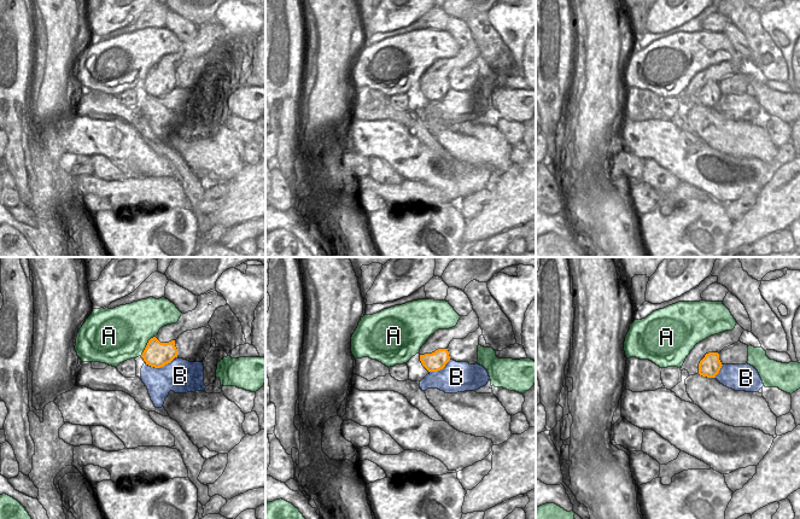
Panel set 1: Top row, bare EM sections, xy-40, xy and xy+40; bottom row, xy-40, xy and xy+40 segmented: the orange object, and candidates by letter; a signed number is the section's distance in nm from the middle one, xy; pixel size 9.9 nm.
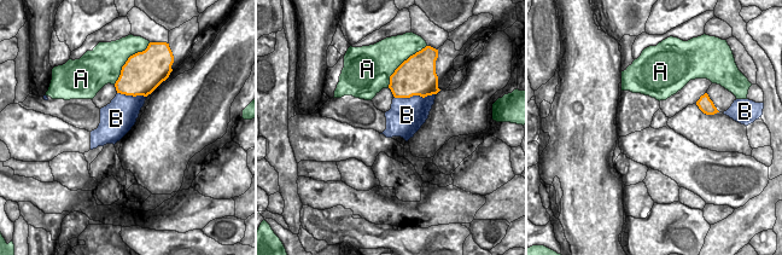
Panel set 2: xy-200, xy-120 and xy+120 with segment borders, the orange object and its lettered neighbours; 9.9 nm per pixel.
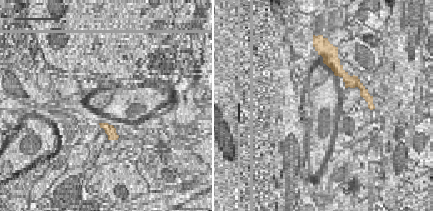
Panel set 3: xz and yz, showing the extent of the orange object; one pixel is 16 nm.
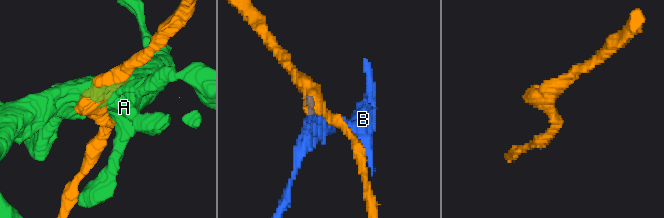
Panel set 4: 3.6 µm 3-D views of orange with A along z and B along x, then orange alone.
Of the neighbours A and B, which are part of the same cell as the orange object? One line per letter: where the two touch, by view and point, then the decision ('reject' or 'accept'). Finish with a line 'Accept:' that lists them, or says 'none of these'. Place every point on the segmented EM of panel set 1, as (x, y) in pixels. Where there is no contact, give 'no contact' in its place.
A: xy-40 (146, 345) | reject
B: xy-40 (161, 366) | reject
Accept: none of these

